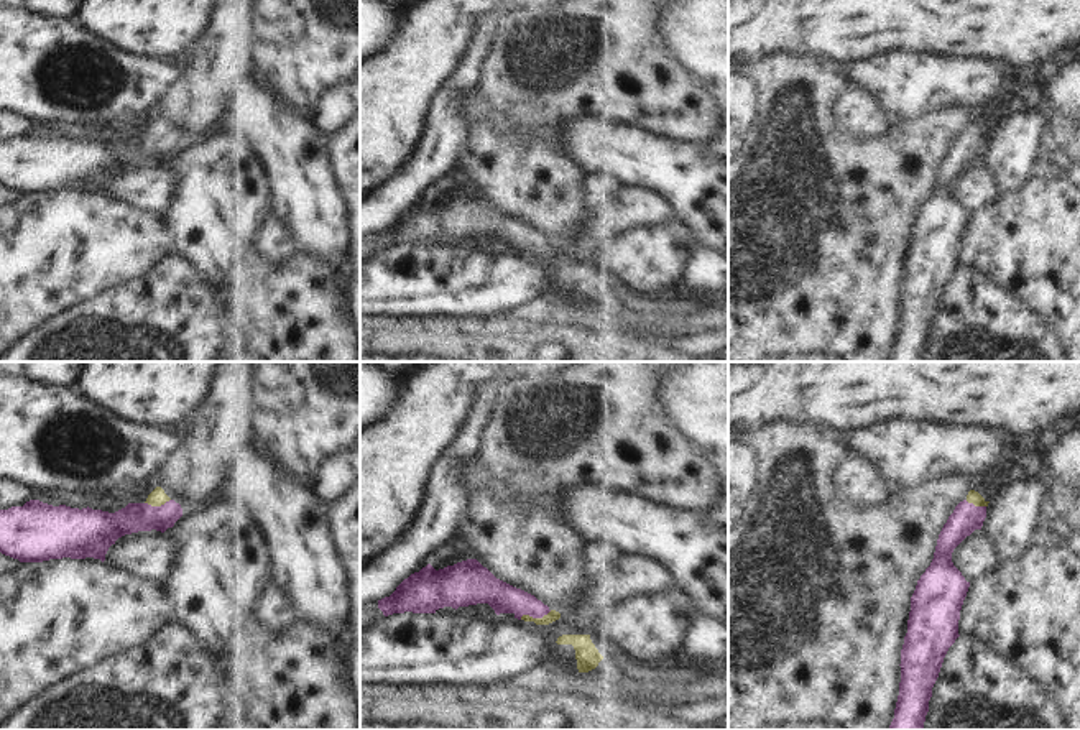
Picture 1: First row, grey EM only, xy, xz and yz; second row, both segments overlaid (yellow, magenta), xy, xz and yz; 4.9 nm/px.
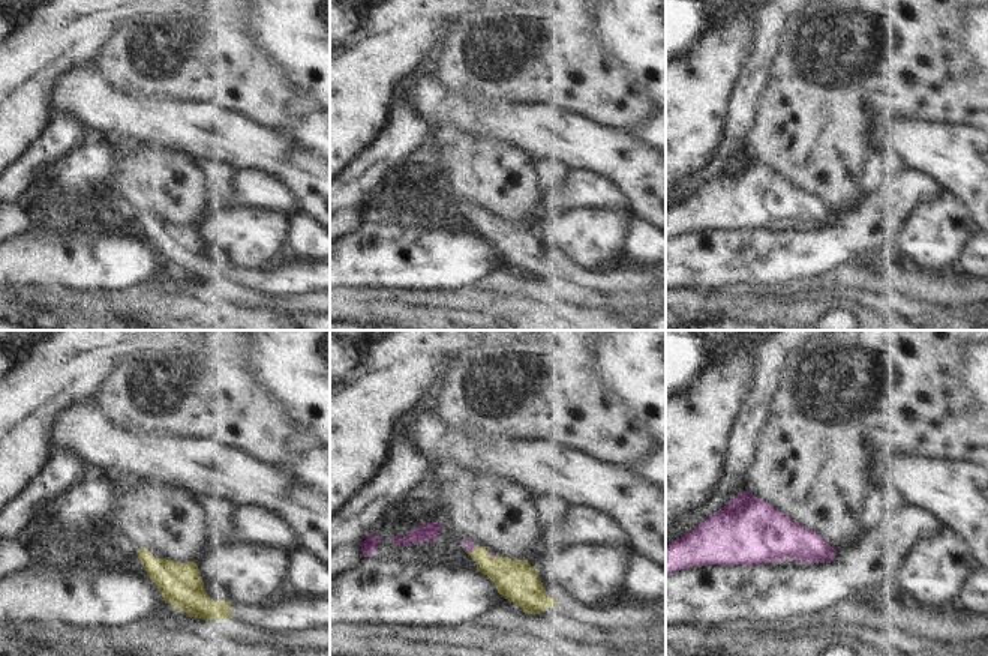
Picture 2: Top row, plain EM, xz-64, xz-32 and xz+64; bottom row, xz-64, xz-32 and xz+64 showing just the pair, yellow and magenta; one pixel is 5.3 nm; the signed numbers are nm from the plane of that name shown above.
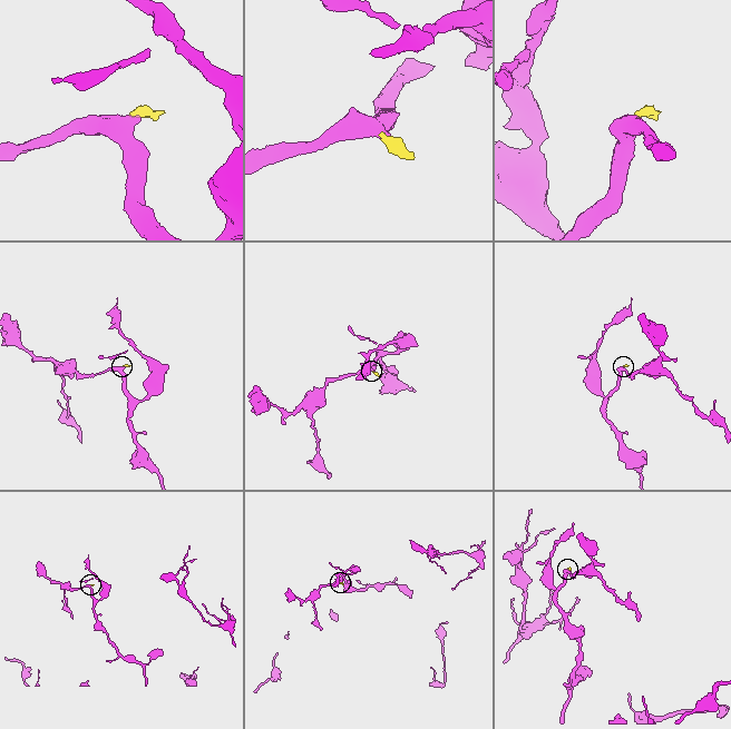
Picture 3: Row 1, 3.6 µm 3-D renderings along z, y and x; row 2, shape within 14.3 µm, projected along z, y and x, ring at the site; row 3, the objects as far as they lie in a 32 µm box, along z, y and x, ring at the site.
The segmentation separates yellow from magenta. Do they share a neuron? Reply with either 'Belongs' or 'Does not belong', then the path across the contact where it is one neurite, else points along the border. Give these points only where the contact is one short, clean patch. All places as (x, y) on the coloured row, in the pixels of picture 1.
Belongs. Path across: xz (553, 615), (535, 619), (516, 600), (502, 597).

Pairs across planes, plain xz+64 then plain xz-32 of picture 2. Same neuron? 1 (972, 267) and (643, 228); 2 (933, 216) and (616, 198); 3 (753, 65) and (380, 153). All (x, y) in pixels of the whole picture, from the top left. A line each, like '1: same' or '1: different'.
1: same
2: different
3: same

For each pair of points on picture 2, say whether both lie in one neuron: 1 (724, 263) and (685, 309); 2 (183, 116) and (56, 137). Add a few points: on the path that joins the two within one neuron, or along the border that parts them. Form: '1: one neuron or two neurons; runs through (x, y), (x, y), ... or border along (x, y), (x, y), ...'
1: two neurons; border along (681, 287), (705, 290)
2: two neurons; border along (54, 116), (68, 116), (90, 137)

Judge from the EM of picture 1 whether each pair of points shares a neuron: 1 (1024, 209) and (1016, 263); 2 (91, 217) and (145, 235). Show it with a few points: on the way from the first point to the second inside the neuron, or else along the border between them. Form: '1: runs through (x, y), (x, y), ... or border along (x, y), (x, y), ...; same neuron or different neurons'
1: runs through (1024, 222), (1024, 250); same neuron
2: runs through (104, 231), (109, 235), (132, 235); same neuron

